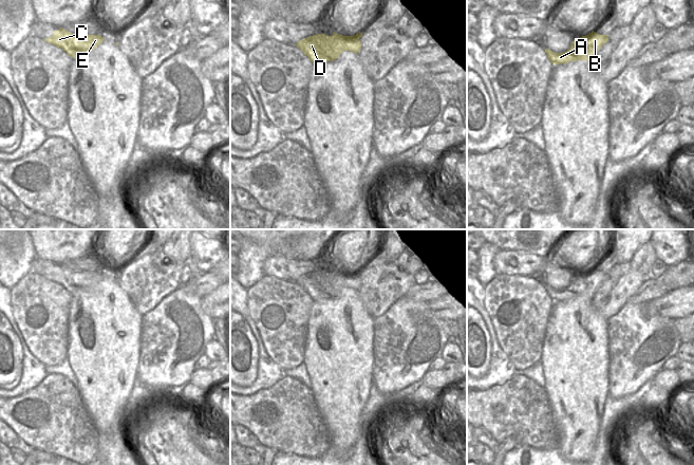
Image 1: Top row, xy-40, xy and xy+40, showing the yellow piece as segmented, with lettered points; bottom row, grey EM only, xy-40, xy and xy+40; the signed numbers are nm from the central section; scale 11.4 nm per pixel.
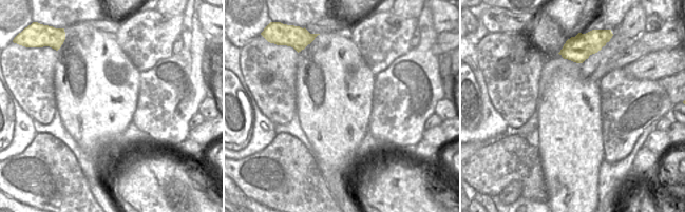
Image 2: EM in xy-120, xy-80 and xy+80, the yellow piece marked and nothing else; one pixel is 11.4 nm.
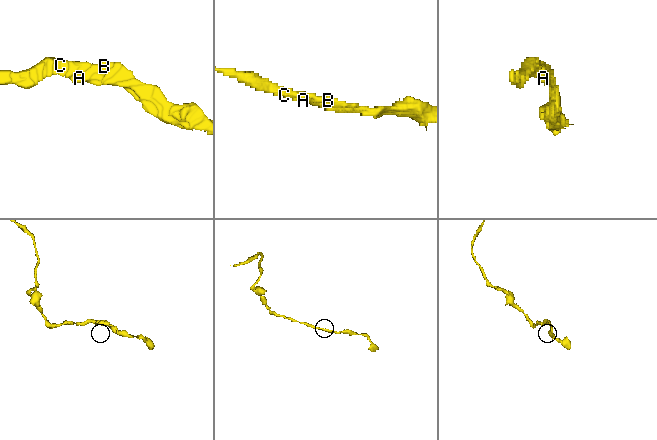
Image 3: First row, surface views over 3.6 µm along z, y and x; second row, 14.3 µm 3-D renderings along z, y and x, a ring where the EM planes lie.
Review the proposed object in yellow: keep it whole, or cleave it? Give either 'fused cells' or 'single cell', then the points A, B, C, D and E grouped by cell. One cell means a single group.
single cell; A B C D E

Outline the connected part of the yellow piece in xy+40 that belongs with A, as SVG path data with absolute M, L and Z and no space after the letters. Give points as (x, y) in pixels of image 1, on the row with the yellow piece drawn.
M592 32L586 36L574 39L565 53L555 53L545 49L545 53L554 64L568 63L569 61L585 60L592 63L600 48L608 41L608 35Z

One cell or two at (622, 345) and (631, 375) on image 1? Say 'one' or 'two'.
two

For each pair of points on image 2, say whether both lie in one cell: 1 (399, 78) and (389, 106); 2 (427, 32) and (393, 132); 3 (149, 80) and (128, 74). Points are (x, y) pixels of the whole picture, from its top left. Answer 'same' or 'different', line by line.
1: same
2: same
3: different

